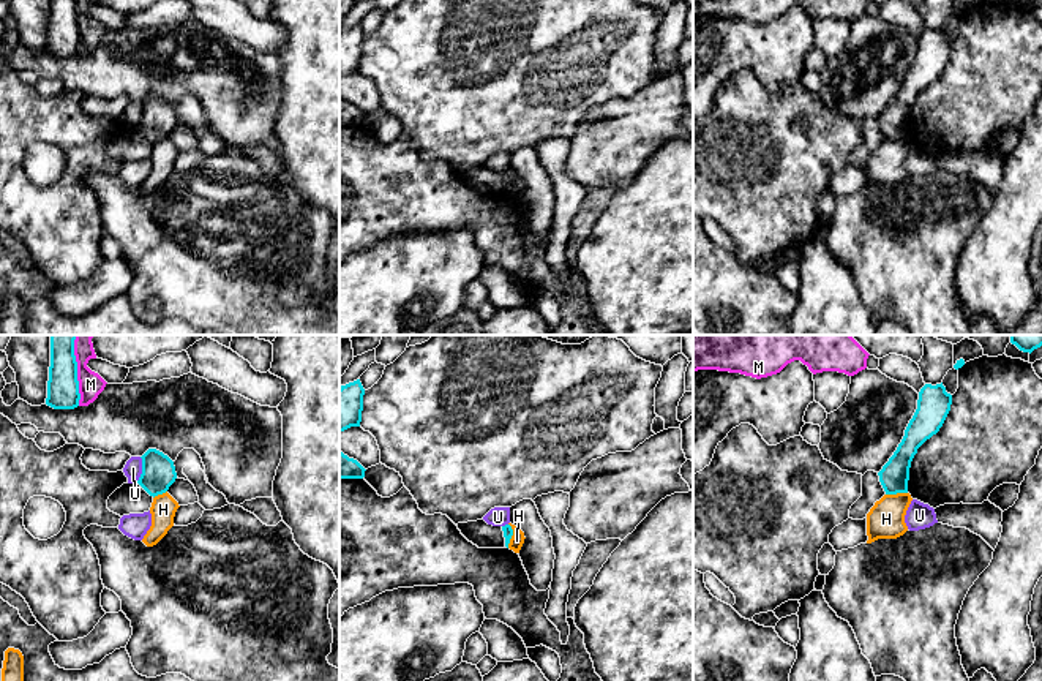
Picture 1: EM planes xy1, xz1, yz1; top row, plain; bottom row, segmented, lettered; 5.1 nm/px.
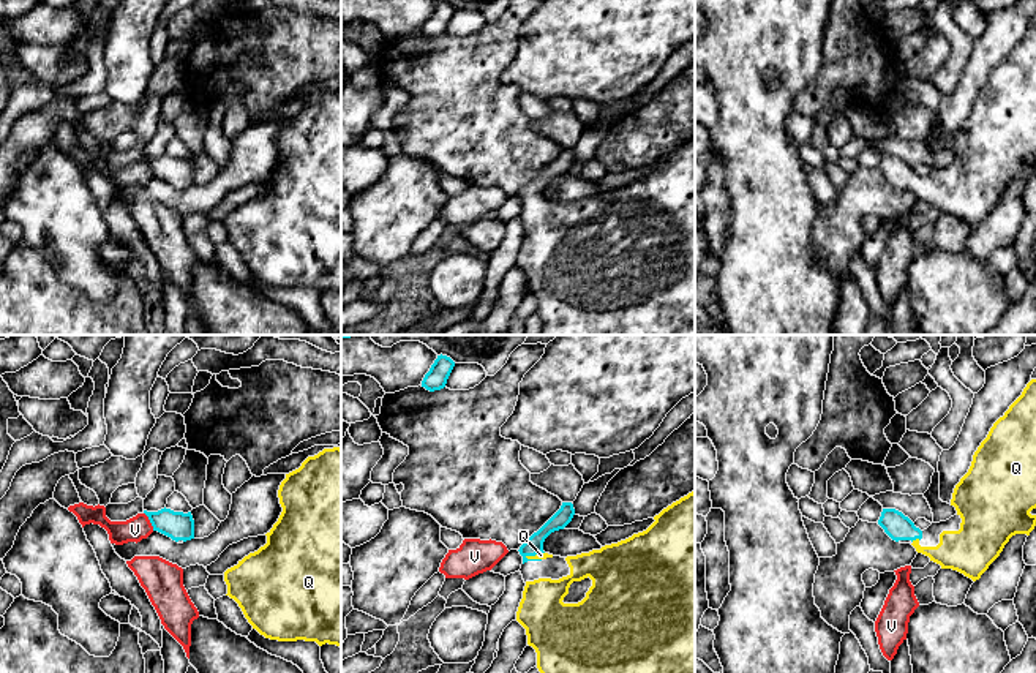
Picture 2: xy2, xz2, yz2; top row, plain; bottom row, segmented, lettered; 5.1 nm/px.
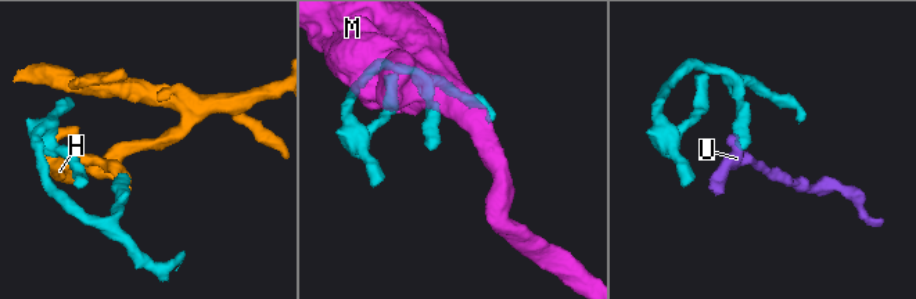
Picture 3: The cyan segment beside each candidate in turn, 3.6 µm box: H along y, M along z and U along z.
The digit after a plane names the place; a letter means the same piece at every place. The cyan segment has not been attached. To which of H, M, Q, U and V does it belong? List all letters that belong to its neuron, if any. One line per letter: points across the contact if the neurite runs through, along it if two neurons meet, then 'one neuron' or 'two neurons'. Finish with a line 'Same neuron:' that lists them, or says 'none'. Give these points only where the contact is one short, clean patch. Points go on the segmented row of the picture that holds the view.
H: along xz1 (509, 523), (512, 538), (507, 547) | two neurons
M: along xy1 (74, 335), (79, 405) | two neurons
Q: across xz2 (534, 545), (534, 555), (540, 555) | one neuron
U: along xy1 (141, 457), (141, 476), (136, 482) | two neurons
V: along xy2 (144, 512), (153, 530) | two neurons
Same neuron: Q

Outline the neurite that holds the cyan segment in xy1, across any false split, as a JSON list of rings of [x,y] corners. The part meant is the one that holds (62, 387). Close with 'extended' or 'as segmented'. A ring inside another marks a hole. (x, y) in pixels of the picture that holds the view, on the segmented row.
[[[76,335],[51,337],[51,367],[46,404],[54,409],[79,406],[77,362],[74,356]]]; as segmented

